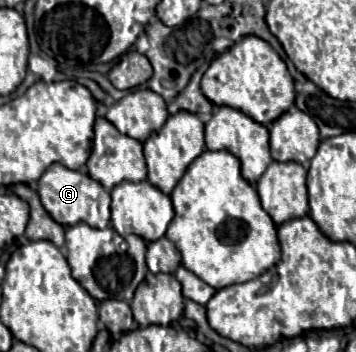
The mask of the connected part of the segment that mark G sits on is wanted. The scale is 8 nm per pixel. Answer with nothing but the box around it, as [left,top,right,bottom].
[38,163,110,229]

